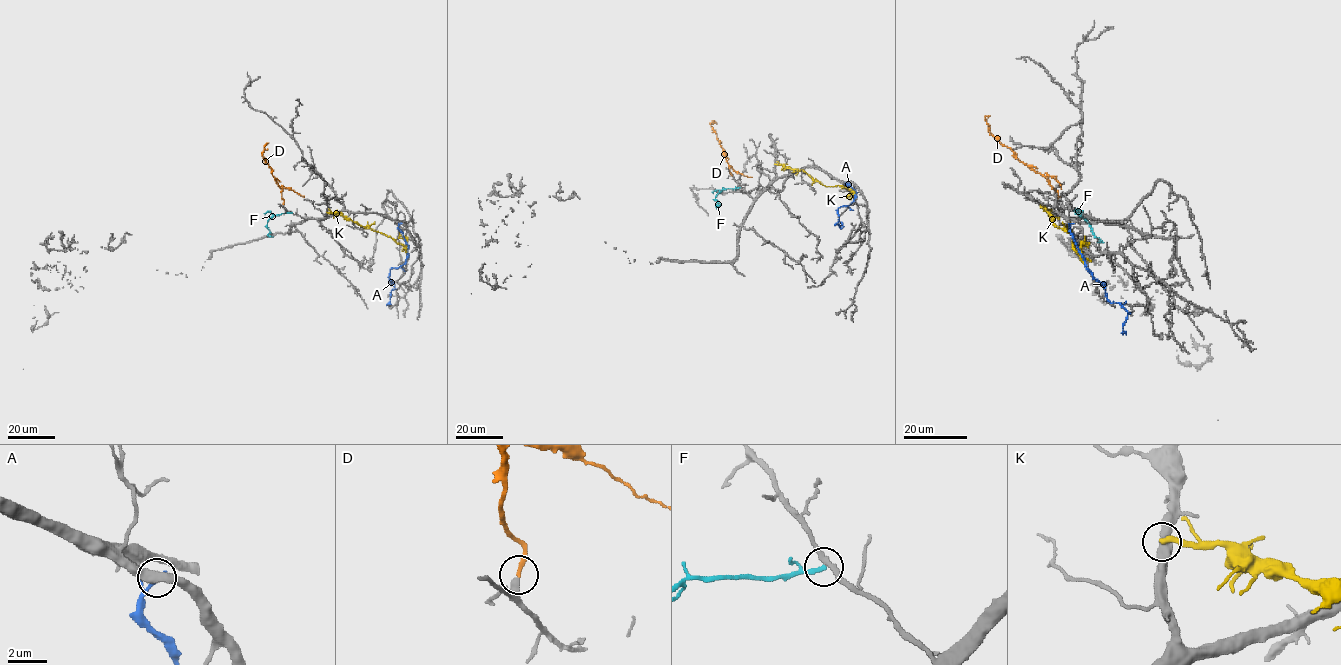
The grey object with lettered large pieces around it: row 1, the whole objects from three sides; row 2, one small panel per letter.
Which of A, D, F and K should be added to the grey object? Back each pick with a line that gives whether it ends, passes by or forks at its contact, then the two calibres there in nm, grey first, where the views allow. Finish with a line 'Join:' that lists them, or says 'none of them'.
D: it ends | 280/240 nm
Join: D

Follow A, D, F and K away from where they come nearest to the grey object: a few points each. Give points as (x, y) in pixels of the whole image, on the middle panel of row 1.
A: (848, 182), (856, 192), (855, 198), (848, 205), (838, 208), (839, 221), (843, 227), (837, 222), (834, 225)
D: (731, 175), (710, 123), (712, 120), (717, 123)
F: (740, 188), (722, 189), (715, 199), (716, 205), (721, 204)
K: (774, 164), (805, 171), (824, 185), (843, 185), (854, 192), (847, 194)

